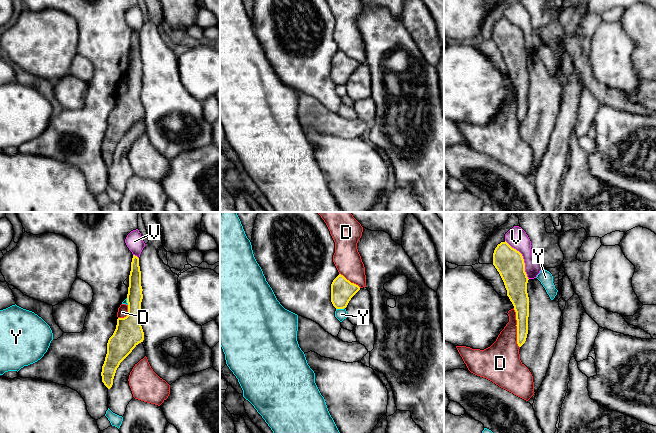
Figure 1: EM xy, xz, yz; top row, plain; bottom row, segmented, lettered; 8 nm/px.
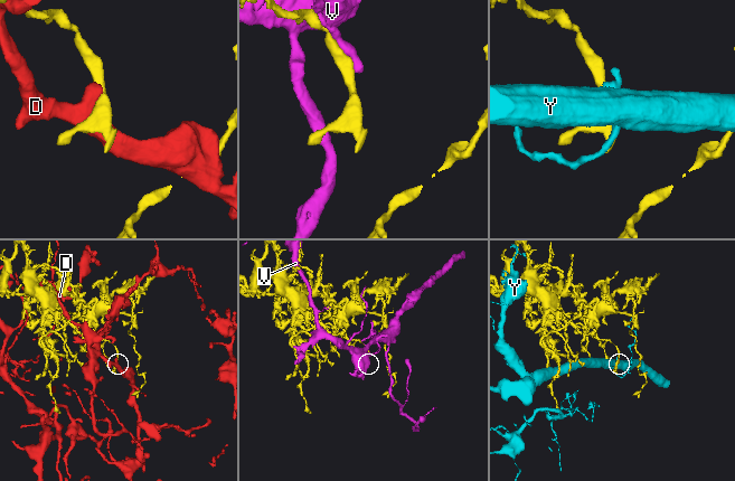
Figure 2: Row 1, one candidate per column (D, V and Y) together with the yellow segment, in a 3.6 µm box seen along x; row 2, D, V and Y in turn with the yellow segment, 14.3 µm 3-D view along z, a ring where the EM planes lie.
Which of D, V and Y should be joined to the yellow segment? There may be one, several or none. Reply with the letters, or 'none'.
none

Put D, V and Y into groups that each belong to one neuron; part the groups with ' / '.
D / V / Y

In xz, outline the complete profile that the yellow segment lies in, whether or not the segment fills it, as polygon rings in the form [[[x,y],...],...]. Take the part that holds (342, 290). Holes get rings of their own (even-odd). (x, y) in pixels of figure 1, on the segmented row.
[[[339,274],[331,284],[331,302],[336,309],[347,307],[351,298],[360,290],[360,287],[351,283]]]

